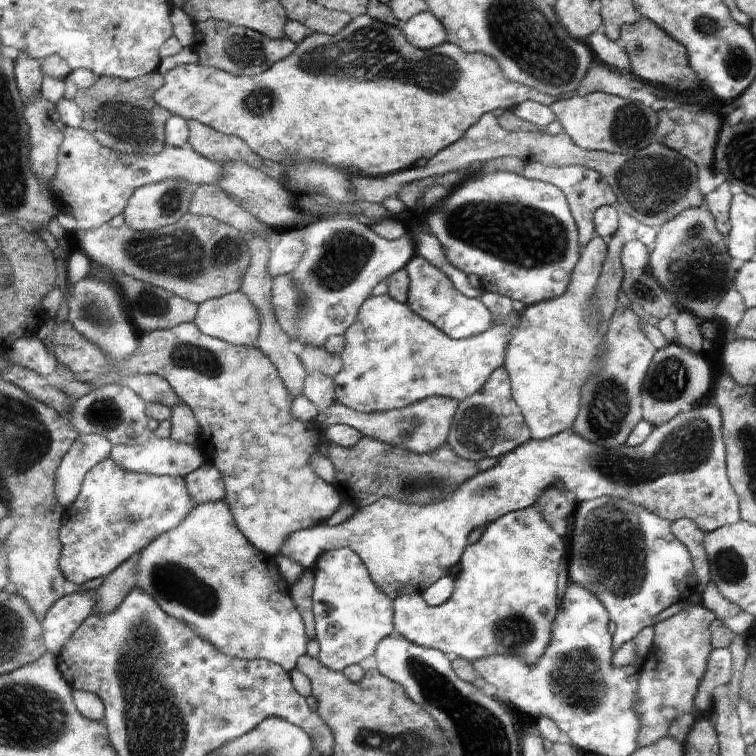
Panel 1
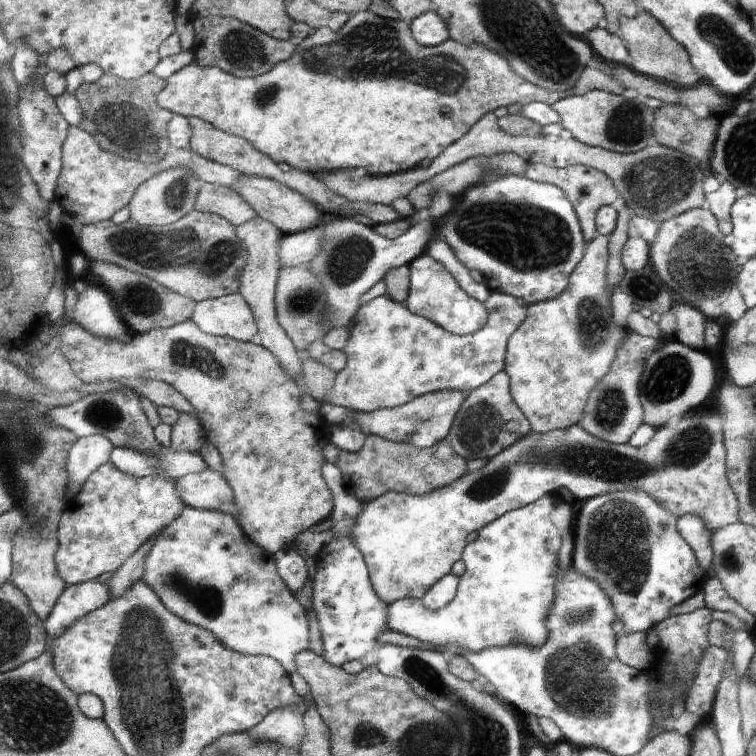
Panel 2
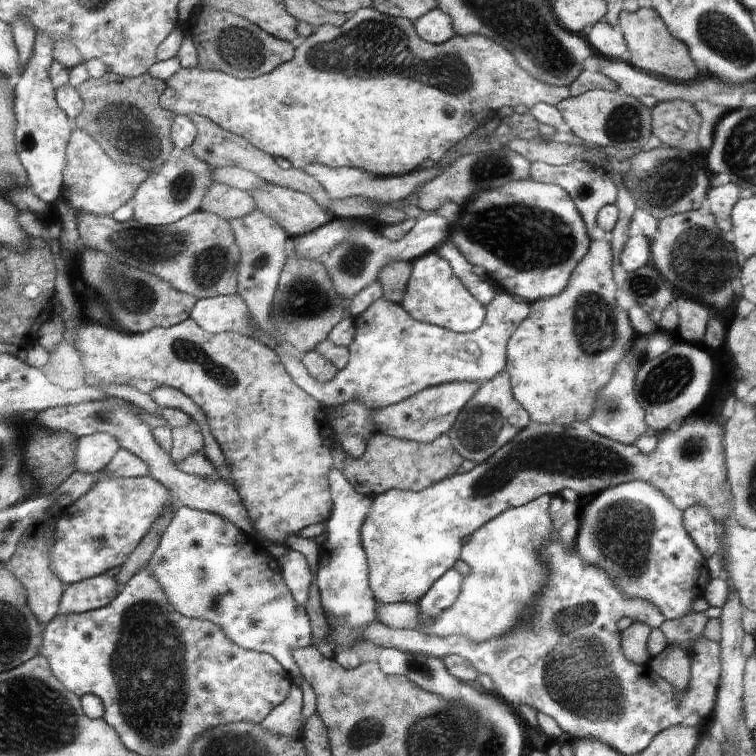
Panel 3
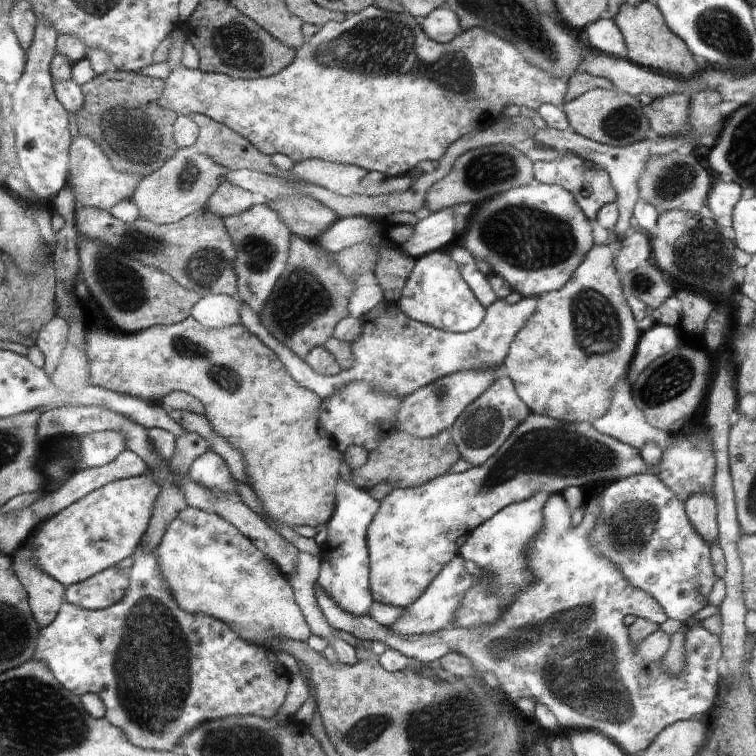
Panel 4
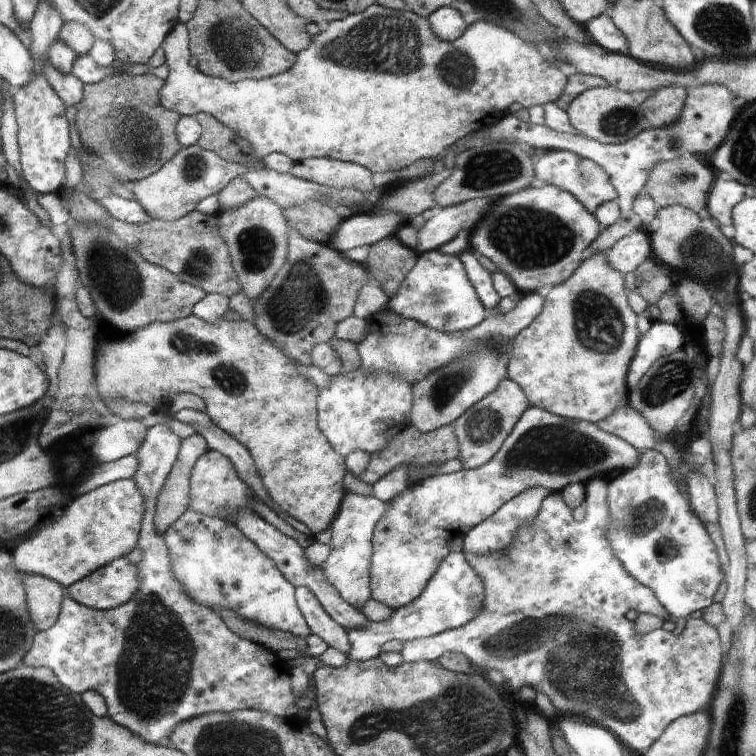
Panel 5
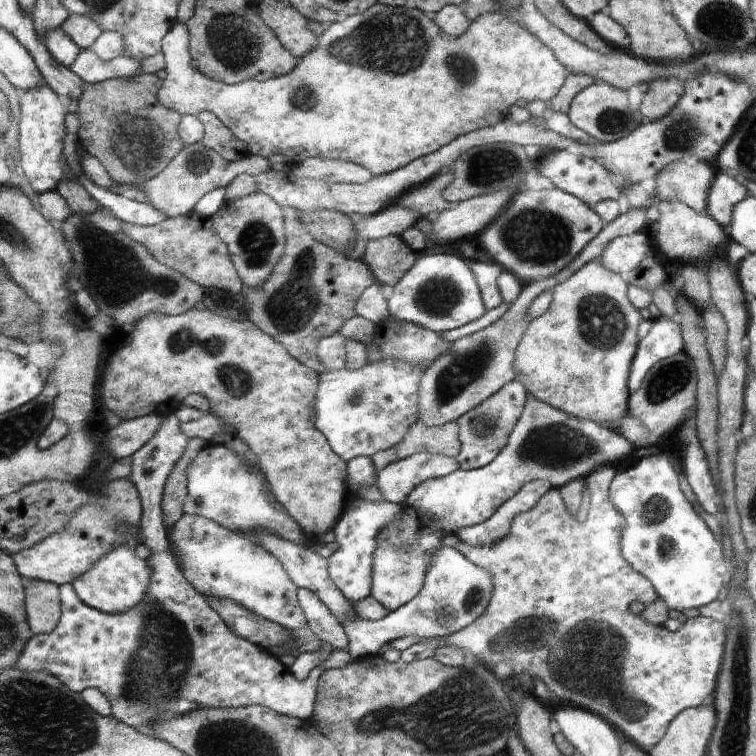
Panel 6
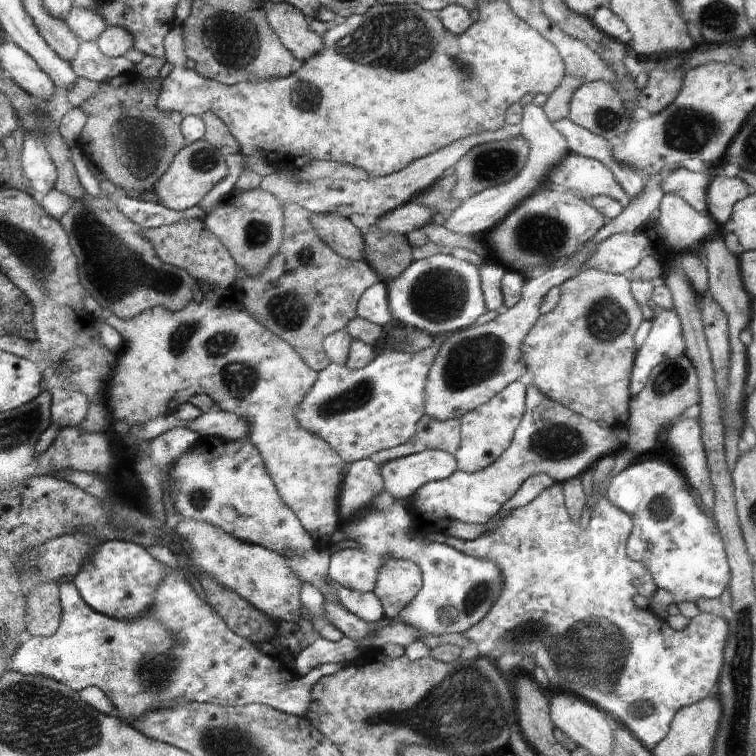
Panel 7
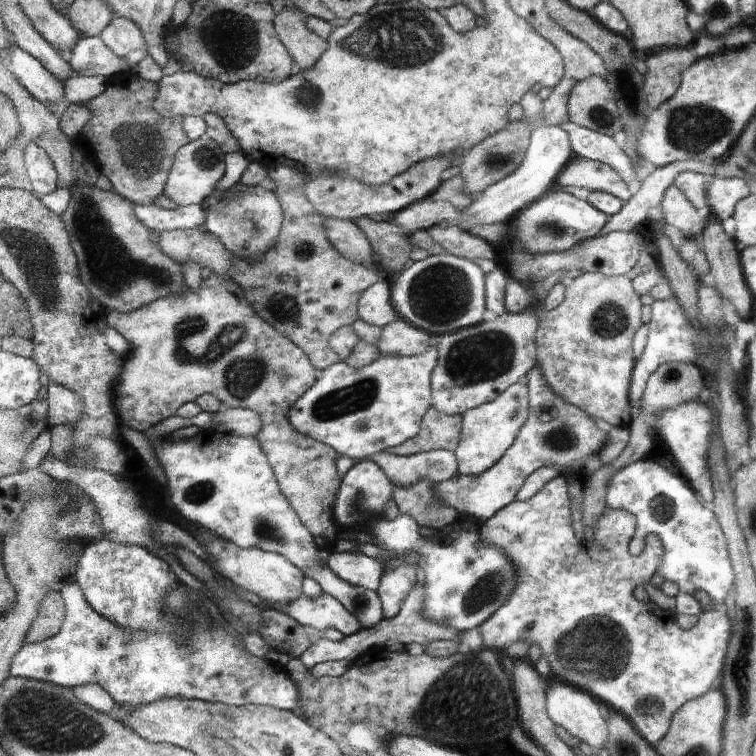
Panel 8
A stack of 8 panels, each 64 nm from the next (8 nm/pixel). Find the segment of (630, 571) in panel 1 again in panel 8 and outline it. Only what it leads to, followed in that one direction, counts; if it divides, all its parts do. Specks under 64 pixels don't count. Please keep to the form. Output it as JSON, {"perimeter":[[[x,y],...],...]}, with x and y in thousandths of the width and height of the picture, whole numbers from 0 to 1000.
{"perimeter":[[[849,604],[844,608],[833,611],[831,616],[815,622],[807,618],[803,624],[807,626],[807,638],[802,648],[800,667],[832,676],[841,685],[841,702],[837,708],[837,716],[832,720],[832,733],[836,737],[847,735],[853,728],[854,712],[858,706],[870,709],[876,718],[878,733],[868,749],[865,759],[876,762],[878,770],[892,770],[897,775],[897,783],[905,786],[915,786],[921,782],[931,782],[943,795],[948,804],[958,804],[958,794],[960,788],[971,780],[971,759],[968,742],[964,737],[964,728],[960,728],[960,714],[950,693],[948,683],[942,680],[942,675],[931,672],[923,659],[918,656],[918,651],[907,643],[907,638],[894,627],[884,624],[878,616],[868,614],[865,608]]]}

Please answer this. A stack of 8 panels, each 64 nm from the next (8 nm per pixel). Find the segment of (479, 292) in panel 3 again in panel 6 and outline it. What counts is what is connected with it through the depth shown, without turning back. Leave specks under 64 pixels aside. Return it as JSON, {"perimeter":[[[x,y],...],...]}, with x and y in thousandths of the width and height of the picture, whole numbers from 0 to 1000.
{"perimeter":[[[634,344],[622,347],[622,352],[631,368],[636,392],[642,398],[642,407],[648,410],[664,402],[667,394],[660,385],[657,370],[665,356],[656,347],[647,349]]]}

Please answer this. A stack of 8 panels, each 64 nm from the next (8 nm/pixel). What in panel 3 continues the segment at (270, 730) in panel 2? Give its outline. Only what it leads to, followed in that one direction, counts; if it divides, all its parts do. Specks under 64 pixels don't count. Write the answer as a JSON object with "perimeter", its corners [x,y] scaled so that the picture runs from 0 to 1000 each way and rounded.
{"perimeter":[[[390,902],[384,910],[382,921],[377,929],[362,937],[357,947],[345,956],[364,970],[397,975],[402,960],[402,954],[397,954],[398,939],[399,911]]]}

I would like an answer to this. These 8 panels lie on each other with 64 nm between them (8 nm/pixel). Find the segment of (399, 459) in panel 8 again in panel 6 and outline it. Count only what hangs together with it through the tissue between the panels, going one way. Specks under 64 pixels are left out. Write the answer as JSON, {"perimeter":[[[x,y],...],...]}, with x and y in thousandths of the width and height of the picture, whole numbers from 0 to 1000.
{"perimeter":[[[561,597],[516,612],[500,624],[496,640],[513,664],[532,668],[546,646],[563,634],[594,628],[606,619],[602,604]]]}

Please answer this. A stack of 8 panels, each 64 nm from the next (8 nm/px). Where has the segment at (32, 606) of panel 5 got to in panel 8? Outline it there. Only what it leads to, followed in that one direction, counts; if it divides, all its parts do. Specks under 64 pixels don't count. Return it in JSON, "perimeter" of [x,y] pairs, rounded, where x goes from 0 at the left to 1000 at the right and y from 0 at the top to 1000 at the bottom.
{"perimeter":[[[79,778],[62,783],[58,796],[53,799],[50,817],[42,825],[37,848],[56,849],[79,839],[87,824],[87,812],[90,812],[90,804]]]}

